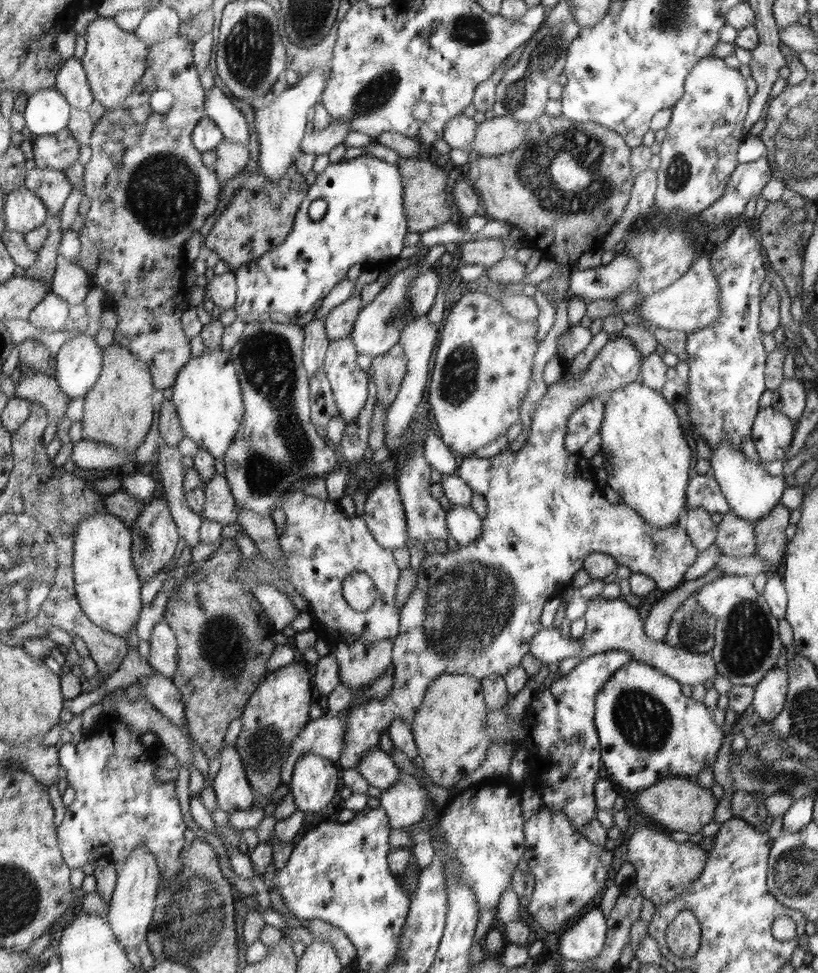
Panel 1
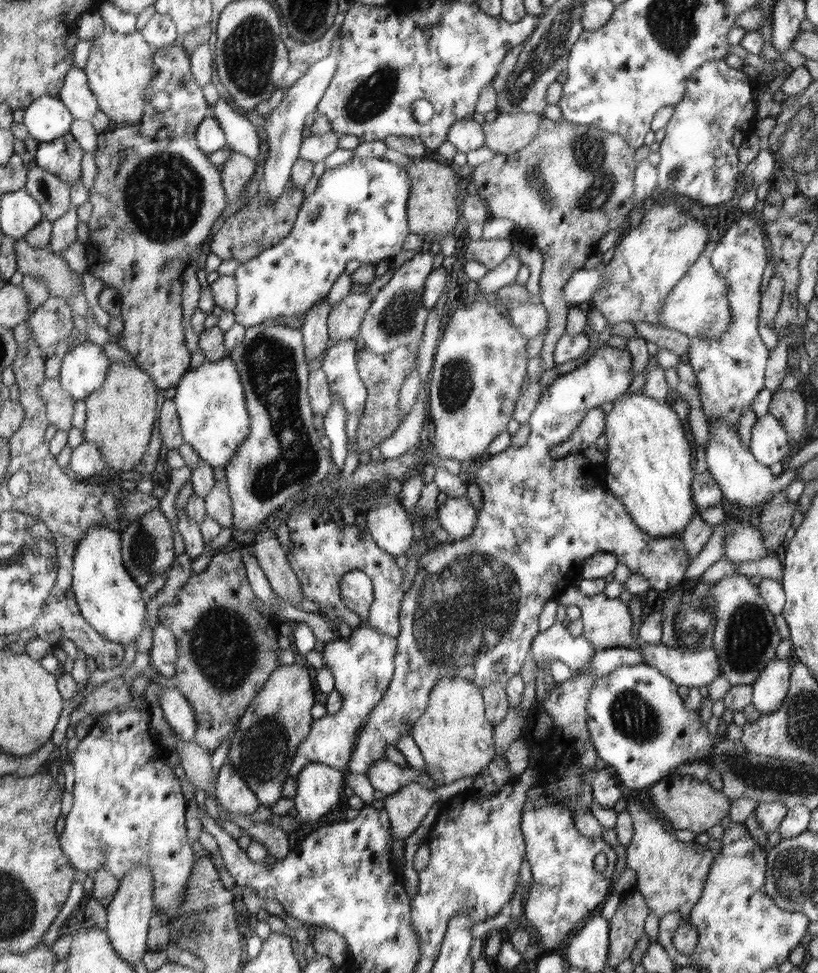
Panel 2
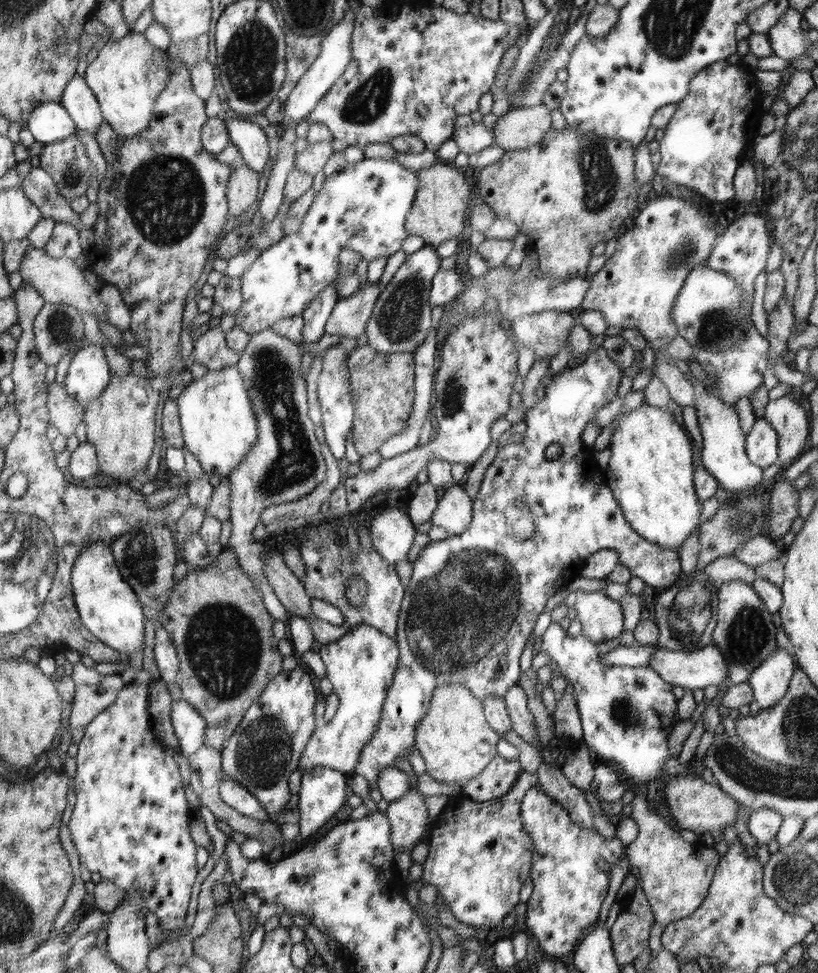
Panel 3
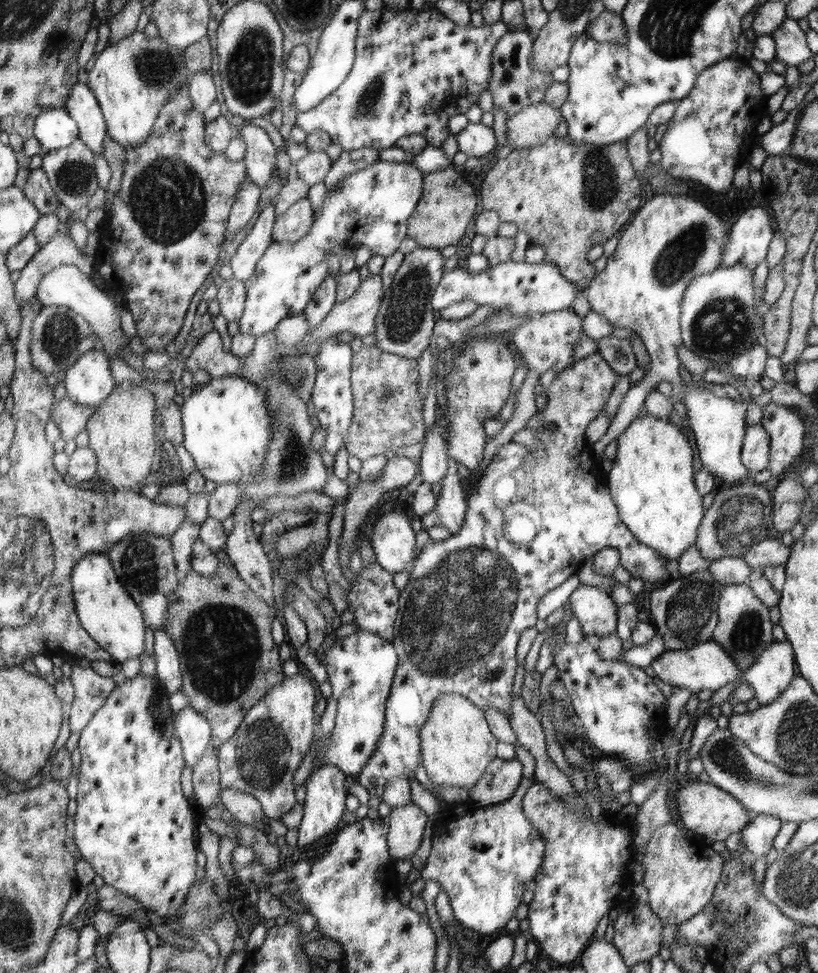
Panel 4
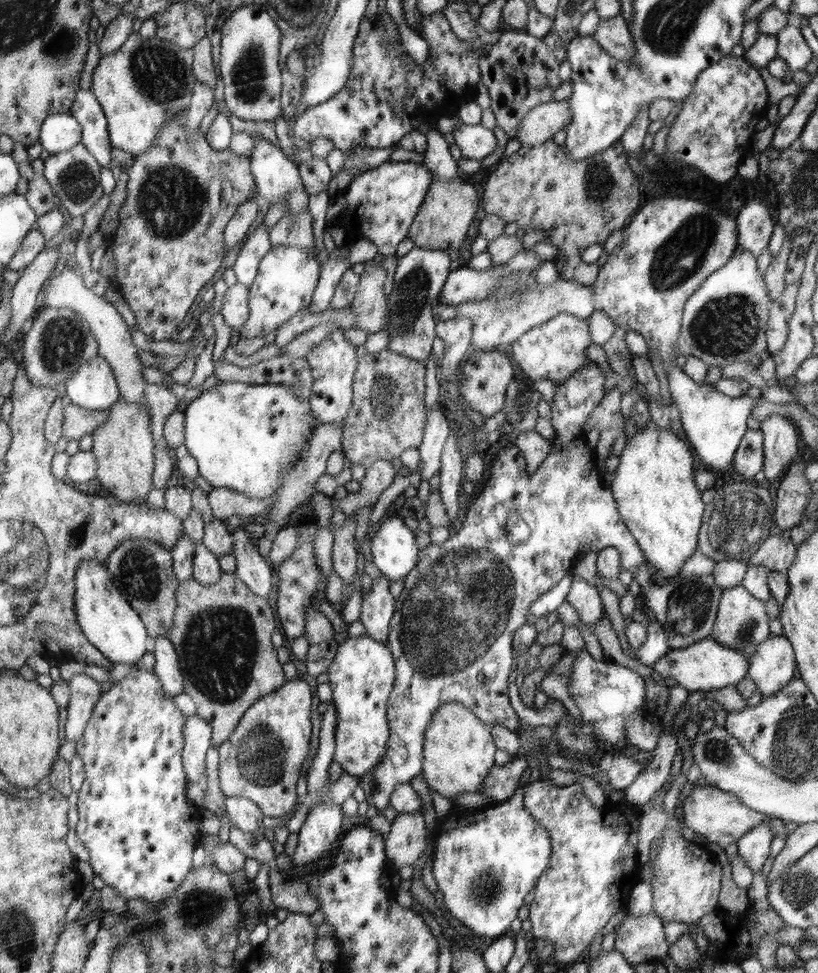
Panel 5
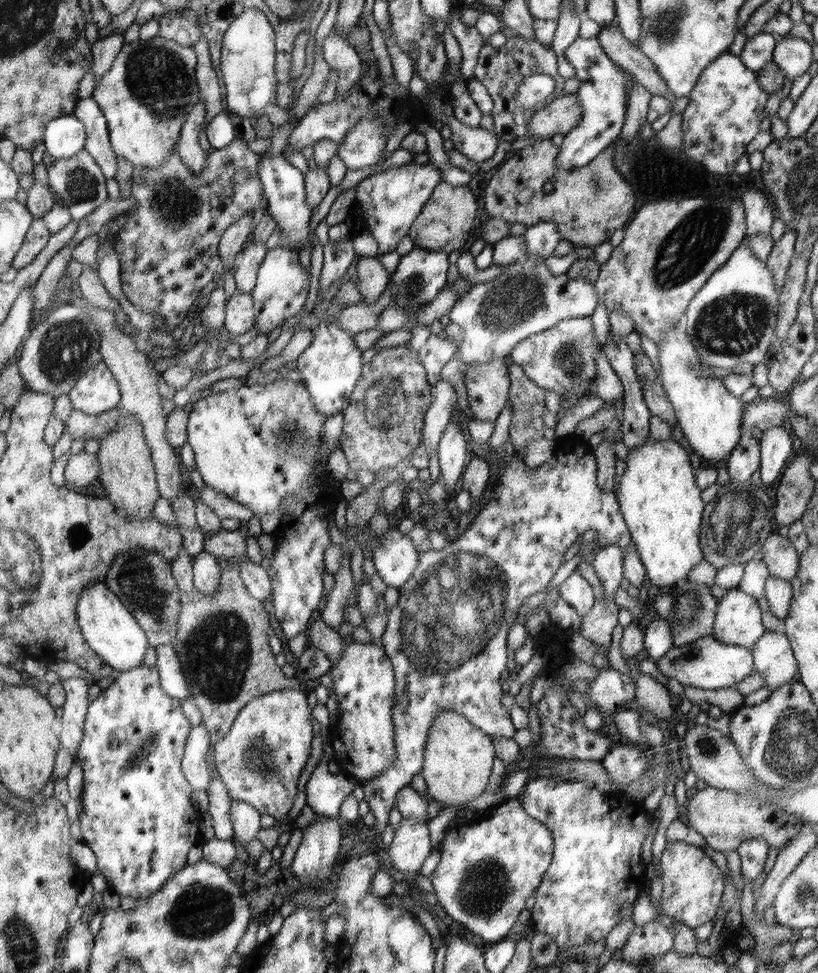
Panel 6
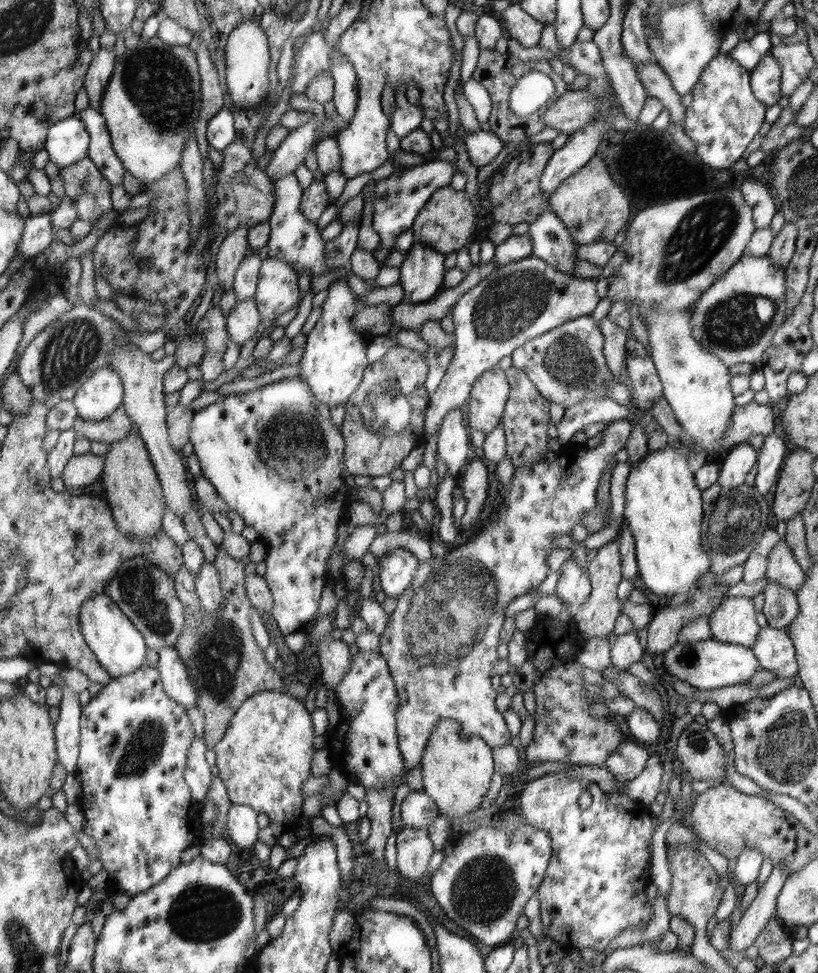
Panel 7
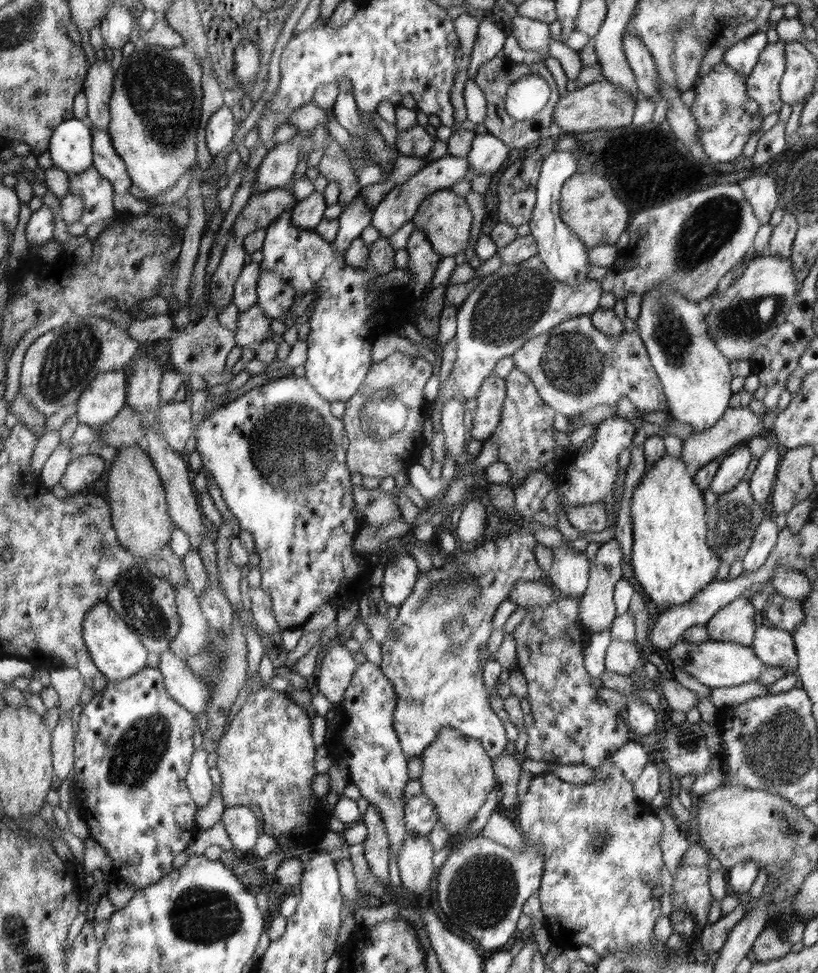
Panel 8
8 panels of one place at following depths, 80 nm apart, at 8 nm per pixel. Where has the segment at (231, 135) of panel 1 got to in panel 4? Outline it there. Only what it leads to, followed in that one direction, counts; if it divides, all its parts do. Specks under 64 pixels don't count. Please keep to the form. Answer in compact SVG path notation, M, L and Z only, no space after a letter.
M252 122L237 128L246 143L246 155L243 158L247 166L248 177L260 188L267 186L271 178L278 174L276 170L276 148L264 129L258 128Z

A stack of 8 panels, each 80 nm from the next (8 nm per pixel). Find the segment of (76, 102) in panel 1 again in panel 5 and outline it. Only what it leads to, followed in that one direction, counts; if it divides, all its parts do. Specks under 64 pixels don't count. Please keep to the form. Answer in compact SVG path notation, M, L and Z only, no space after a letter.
M79 90L69 113L81 123L84 131L81 143L89 149L101 166L110 169L112 155L107 118L94 93L90 90Z

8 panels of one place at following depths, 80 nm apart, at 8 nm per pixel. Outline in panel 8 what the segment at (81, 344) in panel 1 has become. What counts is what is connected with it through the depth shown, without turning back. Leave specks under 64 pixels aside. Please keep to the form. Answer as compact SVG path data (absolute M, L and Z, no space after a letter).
M110 371L97 375L76 402L80 423L100 428L113 420L127 404L124 371Z

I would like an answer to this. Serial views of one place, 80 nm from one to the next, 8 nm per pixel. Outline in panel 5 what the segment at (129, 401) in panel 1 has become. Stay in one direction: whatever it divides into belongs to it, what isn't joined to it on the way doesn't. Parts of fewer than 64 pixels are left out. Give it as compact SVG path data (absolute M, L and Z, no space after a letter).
M119 398L108 411L103 422L91 435L92 452L97 460L97 478L104 488L120 502L145 502L152 486L154 460L154 440L151 433L150 408L146 401L130 404Z

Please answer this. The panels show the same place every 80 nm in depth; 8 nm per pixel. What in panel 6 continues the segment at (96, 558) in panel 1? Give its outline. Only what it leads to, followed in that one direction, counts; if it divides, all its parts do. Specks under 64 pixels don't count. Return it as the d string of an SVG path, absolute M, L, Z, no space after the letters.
M104 576L89 582L86 598L82 598L82 602L77 602L77 607L77 621L82 622L81 633L86 634L85 639L89 646L117 674L143 665L148 650L146 633L118 596L108 588Z

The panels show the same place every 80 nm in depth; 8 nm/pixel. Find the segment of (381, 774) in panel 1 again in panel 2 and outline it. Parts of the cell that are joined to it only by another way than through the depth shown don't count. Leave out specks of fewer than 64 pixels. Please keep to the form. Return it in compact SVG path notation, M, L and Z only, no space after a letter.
M385 758L374 763L366 776L368 776L372 787L382 792L384 798L395 794L412 782L420 782L422 787L426 786L426 784L422 784L420 772L410 770L410 767L400 767Z

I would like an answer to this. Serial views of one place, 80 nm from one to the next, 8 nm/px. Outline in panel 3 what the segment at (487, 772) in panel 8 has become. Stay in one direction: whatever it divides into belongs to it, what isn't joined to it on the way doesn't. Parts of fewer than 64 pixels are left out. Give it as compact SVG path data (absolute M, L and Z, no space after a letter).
M451 682L438 686L429 713L417 727L416 746L426 764L426 773L446 785L462 785L480 773L497 756L501 735L485 720L484 702L466 686Z

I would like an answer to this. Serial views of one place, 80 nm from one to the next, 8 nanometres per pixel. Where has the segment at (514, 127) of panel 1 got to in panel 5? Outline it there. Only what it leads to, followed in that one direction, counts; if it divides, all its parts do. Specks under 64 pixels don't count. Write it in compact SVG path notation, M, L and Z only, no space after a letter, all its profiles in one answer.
M552 100L533 104L532 108L523 115L518 134L514 139L522 145L541 145L559 130L566 130L572 115L568 101Z

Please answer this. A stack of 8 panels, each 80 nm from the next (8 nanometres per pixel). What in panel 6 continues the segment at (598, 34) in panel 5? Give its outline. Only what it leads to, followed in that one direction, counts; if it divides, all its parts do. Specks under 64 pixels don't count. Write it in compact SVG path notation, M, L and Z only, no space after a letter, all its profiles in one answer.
M615 20L601 26L594 44L604 50L610 62L618 64L635 76L637 83L652 96L663 96L674 104L675 96L668 90L658 69L639 47L628 42L628 38L624 37L624 32L620 31Z

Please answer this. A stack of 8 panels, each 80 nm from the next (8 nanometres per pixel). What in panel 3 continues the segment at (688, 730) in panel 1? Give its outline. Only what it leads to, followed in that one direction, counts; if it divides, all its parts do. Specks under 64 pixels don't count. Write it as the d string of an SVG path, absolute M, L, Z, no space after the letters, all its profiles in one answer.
M550 623L549 627L546 629L544 634L542 634L542 646L540 652L545 652L552 658L552 661L559 664L561 668L561 676L563 676L568 684L572 686L573 693L575 696L575 704L574 707L577 707L578 713L580 714L580 719L582 720L582 729L584 730L584 736L582 739L582 743L586 744L589 748L591 748L598 757L602 761L606 761L607 763L612 764L612 766L616 766L619 772L624 776L625 780L632 780L632 782L636 784L648 784L651 781L656 779L662 779L665 777L665 763L666 761L672 759L669 747L668 740L669 735L672 730L675 728L676 724L678 724L680 720L680 716L678 716L678 708L676 696L672 693L672 685L664 682L663 678L658 676L658 673L650 666L640 666L638 668L632 668L631 666L612 666L604 664L601 661L599 654L599 645L591 640L588 640L585 636L577 636L576 638L570 638L567 635L567 632L560 627L560 623Z

